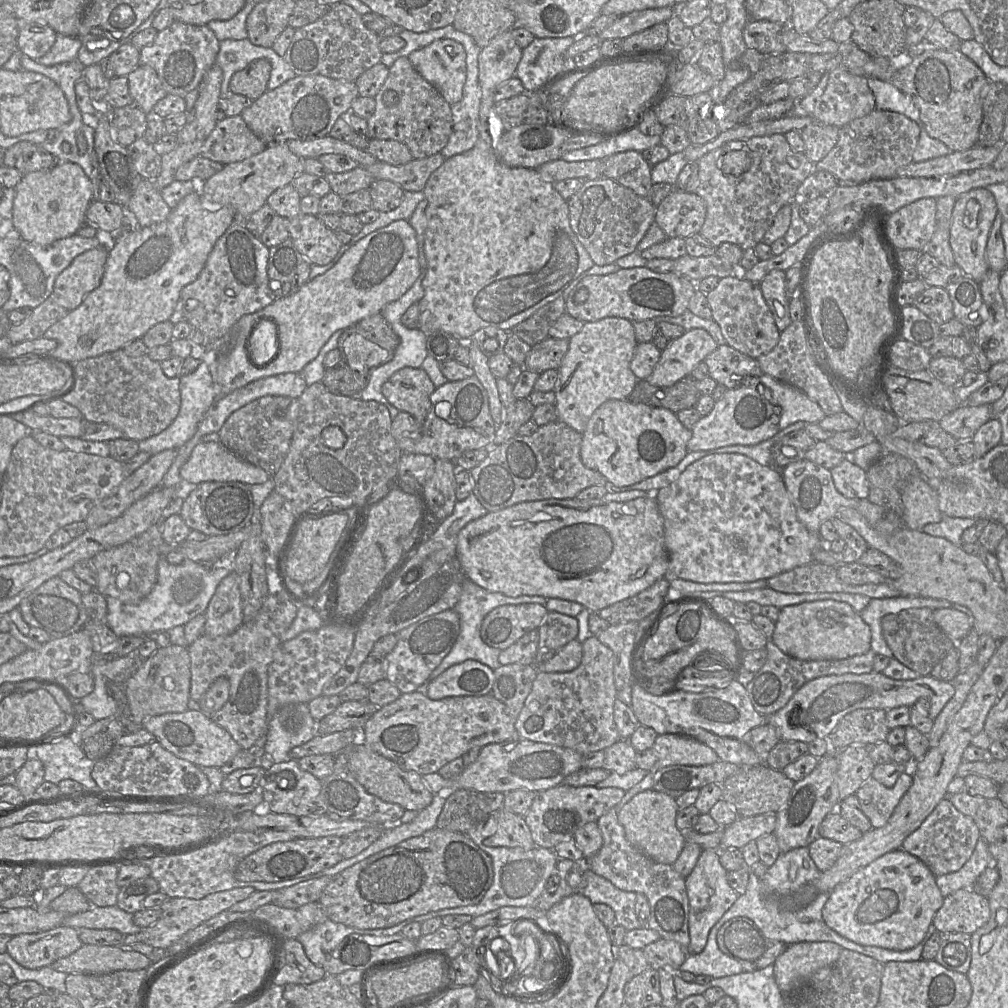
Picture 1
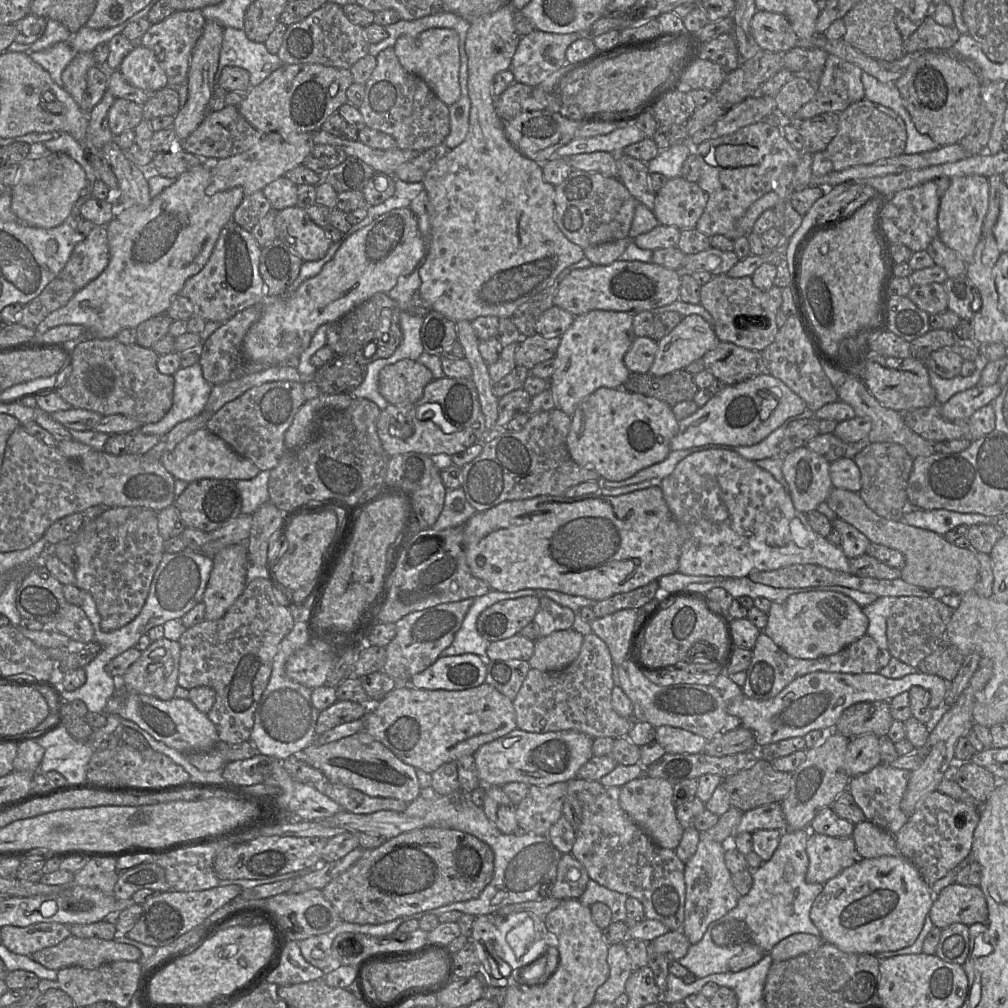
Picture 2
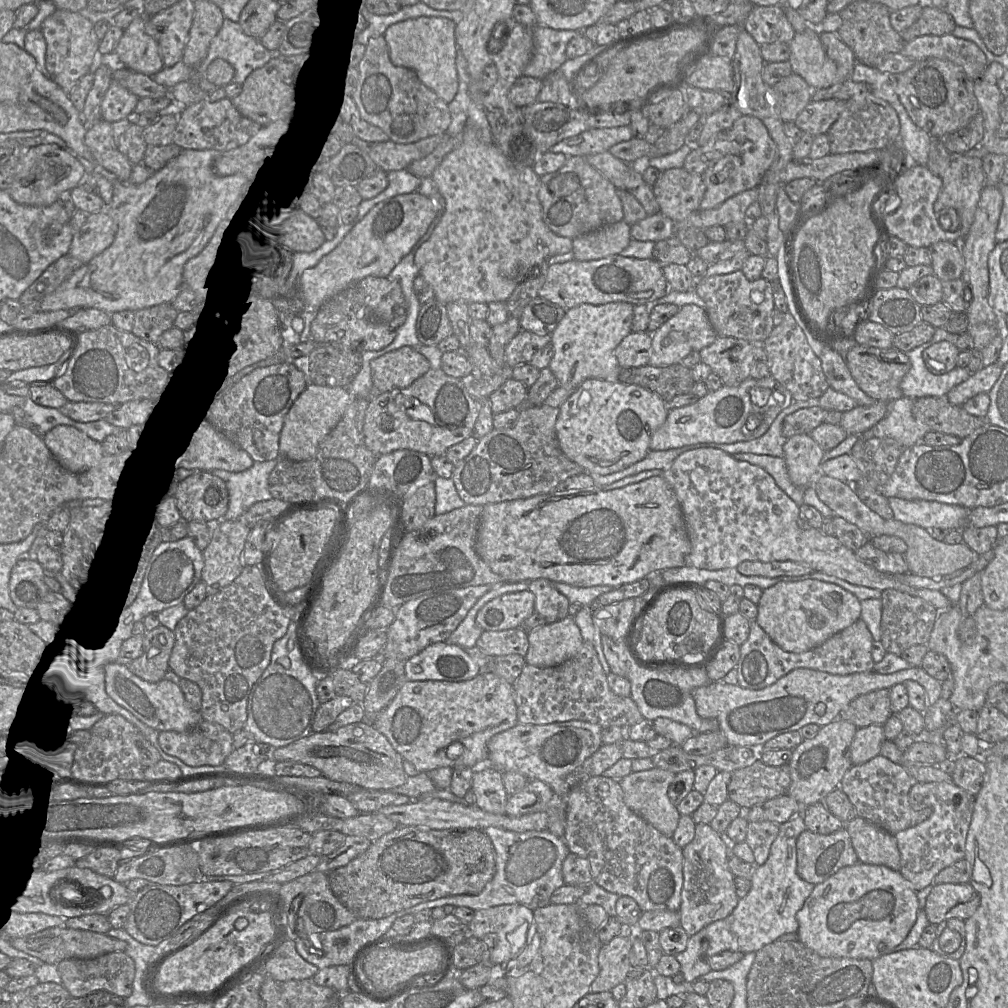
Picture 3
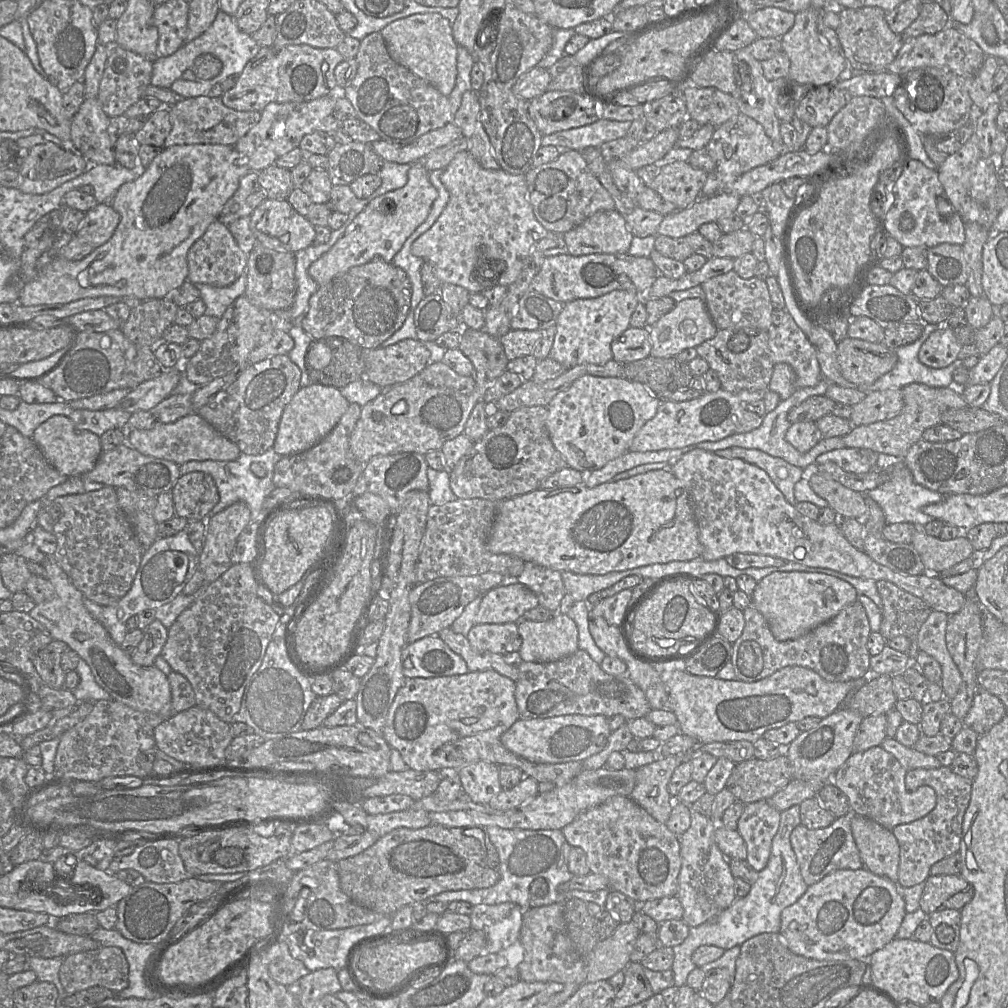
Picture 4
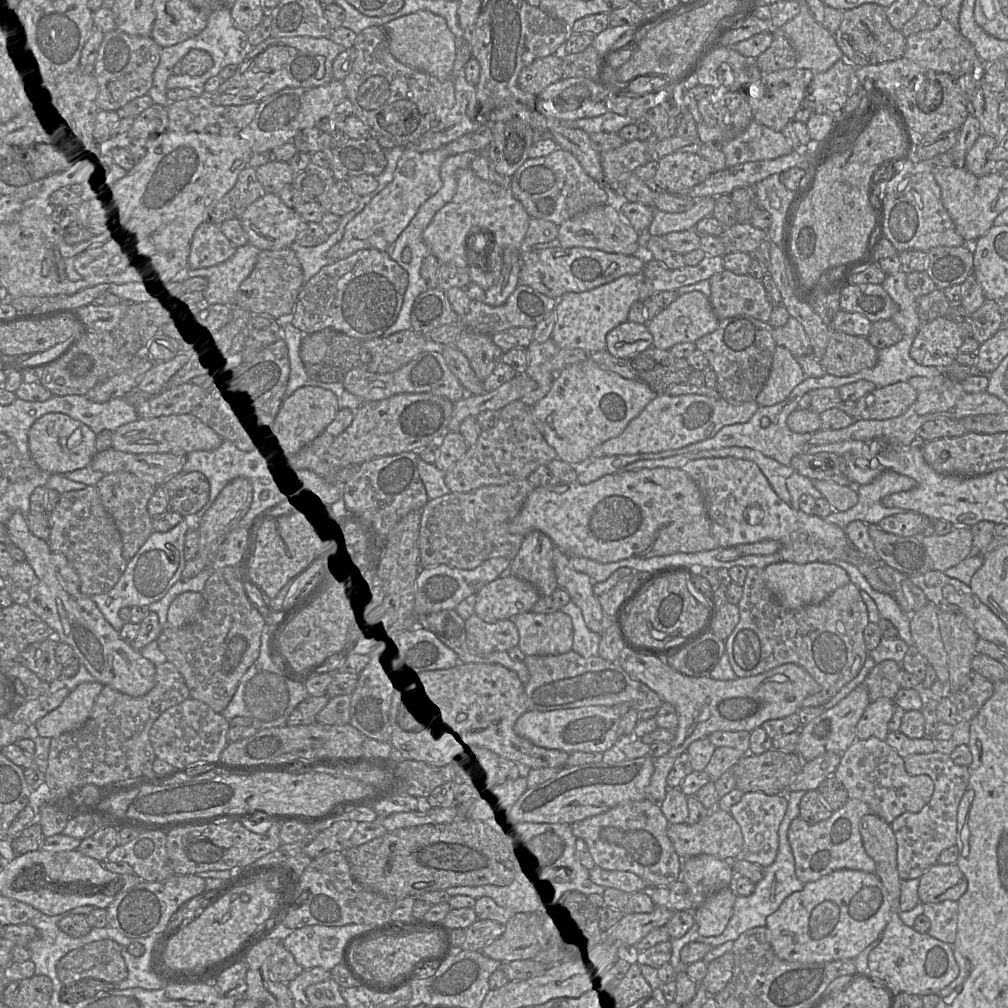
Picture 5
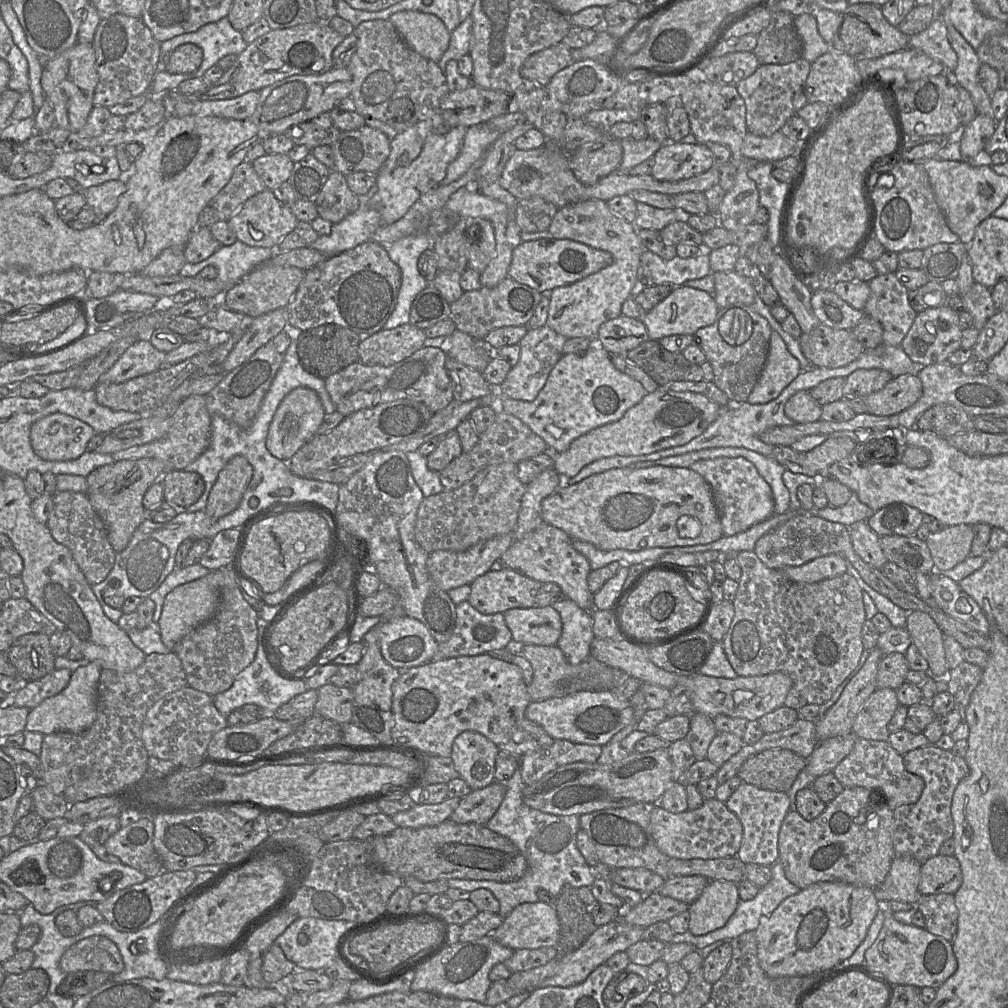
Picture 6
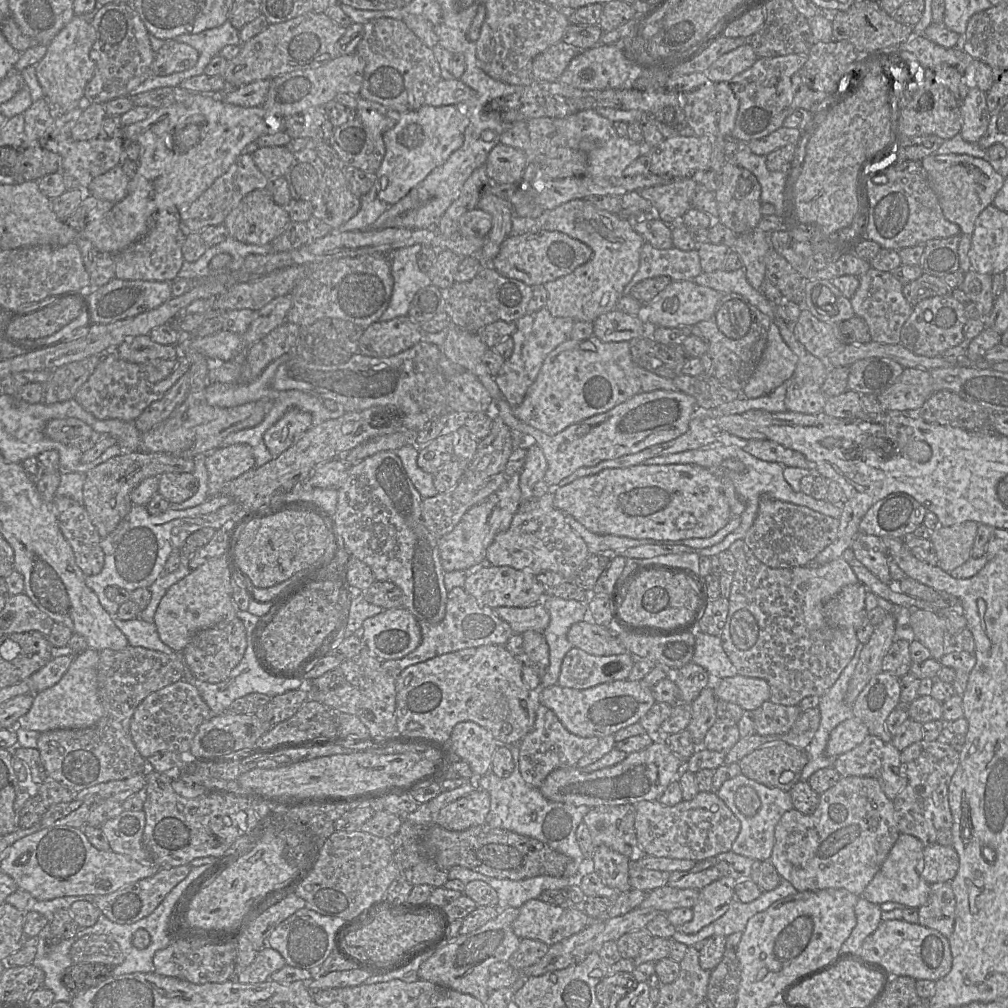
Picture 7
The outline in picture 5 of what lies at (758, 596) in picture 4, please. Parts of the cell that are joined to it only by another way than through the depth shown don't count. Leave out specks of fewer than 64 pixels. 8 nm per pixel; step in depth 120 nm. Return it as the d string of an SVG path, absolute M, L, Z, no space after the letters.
M781 561L763 569L763 580L776 601L786 609L798 609L823 601L836 589L850 583L847 572L832 563L812 562L796 564Z

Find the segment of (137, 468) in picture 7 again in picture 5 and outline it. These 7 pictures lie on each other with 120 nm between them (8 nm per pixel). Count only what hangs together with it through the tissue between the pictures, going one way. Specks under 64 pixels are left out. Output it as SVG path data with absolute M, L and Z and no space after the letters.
M129 472L104 474L96 484L103 506L113 518L122 538L122 556L129 561L135 556L153 531L147 504L155 486Z

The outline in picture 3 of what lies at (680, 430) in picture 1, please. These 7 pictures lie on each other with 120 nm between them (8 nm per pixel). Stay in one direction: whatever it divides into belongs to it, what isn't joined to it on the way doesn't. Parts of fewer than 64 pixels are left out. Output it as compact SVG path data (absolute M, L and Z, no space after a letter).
M588 379L559 407L555 424L561 451L582 466L585 473L611 474L642 460L650 451L650 440L666 421L668 411L656 393L638 385Z

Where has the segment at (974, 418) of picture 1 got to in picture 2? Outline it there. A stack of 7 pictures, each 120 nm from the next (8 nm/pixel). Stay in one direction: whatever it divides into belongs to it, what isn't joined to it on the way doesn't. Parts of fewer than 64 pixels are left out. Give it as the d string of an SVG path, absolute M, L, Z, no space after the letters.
M996 382L991 386L978 386L953 395L947 402L940 406L943 418L954 420L969 420L978 409L992 404L1001 392L1001 387Z

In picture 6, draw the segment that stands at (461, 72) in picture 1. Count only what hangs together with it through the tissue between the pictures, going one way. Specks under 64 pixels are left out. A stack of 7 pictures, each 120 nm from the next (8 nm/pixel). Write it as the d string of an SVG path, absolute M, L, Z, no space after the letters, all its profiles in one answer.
M400 11L390 16L406 45L426 59L438 63L449 47L451 32L433 14L419 11Z

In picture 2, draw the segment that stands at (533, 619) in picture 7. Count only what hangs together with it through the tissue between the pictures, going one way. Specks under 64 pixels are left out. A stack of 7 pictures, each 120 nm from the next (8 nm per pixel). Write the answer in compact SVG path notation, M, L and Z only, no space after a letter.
M573 628L540 636L534 641L534 652L528 663L540 671L561 670L578 657L583 638Z

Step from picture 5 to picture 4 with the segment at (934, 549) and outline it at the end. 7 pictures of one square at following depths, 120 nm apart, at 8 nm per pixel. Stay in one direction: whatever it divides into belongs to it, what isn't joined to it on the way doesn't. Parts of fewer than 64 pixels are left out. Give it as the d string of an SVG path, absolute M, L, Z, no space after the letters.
M915 526L912 545L918 552L926 573L940 574L967 559L974 551L963 533L952 540L941 540L926 534L924 526Z

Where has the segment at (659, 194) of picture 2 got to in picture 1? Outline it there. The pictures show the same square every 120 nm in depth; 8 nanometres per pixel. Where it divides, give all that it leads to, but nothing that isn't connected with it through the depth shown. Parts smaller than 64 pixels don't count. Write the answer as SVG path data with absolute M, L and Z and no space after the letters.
M674 188L656 207L655 222L665 232L667 237L687 238L699 233L706 218L704 200L696 193Z

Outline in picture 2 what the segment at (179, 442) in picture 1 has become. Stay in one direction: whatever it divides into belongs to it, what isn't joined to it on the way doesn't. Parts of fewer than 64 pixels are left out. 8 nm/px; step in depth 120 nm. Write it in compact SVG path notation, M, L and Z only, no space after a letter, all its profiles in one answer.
M199 363L179 368L174 378L173 403L170 410L158 422L142 425L143 434L163 436L178 423L203 413L212 385L205 380Z

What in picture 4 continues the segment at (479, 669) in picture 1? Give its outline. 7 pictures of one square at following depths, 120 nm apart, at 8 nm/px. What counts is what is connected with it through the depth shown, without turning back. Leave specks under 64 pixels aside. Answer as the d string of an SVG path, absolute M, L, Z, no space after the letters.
M427 636L413 643L407 644L402 651L402 665L406 659L410 659L413 667L403 667L403 675L409 678L434 678L443 676L462 675L469 672L465 660L438 636Z

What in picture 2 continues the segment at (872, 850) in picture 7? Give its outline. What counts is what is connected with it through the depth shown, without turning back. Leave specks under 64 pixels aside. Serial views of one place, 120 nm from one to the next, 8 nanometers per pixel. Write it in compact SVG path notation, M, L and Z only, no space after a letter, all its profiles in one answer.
M810 832L809 836L808 836L808 840L807 840L807 845L806 845L806 851L807 851L807 855L809 857L809 866L808 866L808 870L807 870L807 874L806 874L806 881L808 883L826 883L828 880L836 877L838 874L840 874L844 869L852 866L856 861L858 861L859 859L865 859L865 858L859 858L858 857L858 852L854 843L854 839L853 837L846 837L846 838L837 838L837 837L832 837L832 836L827 836L824 834L819 834L816 832Z

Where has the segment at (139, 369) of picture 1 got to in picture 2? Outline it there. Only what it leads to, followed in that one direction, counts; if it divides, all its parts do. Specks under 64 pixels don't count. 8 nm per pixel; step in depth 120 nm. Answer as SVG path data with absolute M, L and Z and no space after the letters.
M85 337L73 344L73 369L68 381L54 390L73 408L90 410L103 416L122 414L141 425L156 423L170 410L174 391L173 375L162 374L157 368L158 356L152 348L145 348L137 343L125 345L116 337Z

